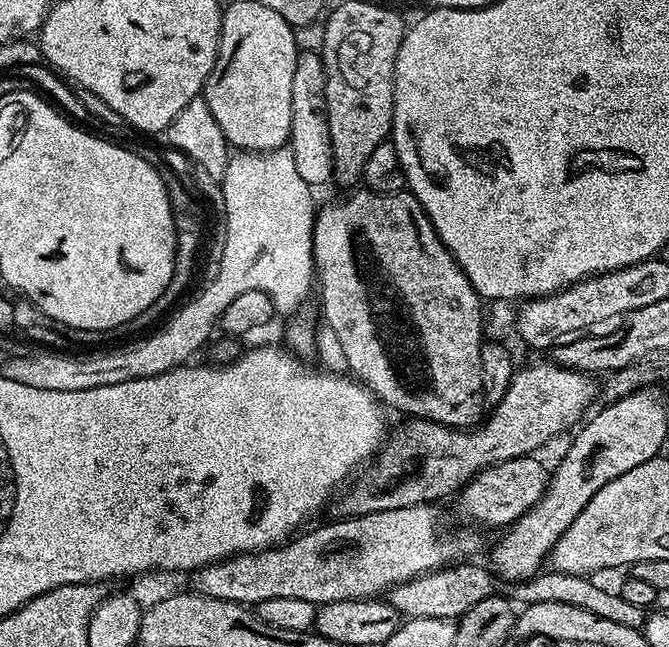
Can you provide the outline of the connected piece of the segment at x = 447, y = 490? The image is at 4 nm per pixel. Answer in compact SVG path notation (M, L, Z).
M555 362L547 363L528 364L521 372L520 369L513 371L510 386L504 397L491 409L492 421L485 428L450 428L446 424L436 424L433 420L423 418L412 418L404 422L408 424L402 425L396 433L391 433L386 450L375 457L374 463L367 469L369 472L344 497L339 497L339 515L347 518L374 514L378 510L402 510L406 506L436 504L446 499L451 492L452 495L459 493L460 489L483 468L491 468L498 462L506 462L519 456L533 455L544 442L549 442L555 436L565 435L570 430L567 428L575 429L585 419L584 411L592 403L597 403L597 381L592 381L595 379L589 373L564 368Z

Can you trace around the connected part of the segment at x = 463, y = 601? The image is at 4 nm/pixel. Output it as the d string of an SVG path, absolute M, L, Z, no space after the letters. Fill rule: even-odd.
M457 562L446 568L439 568L421 576L415 576L401 584L395 584L388 589L386 599L394 610L400 612L401 617L417 620L418 618L438 618L439 620L455 621L464 616L466 610L471 610L482 598L497 595L497 577L491 567L483 568L476 562Z

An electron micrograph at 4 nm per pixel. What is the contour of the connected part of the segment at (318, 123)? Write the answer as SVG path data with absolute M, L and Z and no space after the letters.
M301 51L294 62L294 79L290 86L290 134L287 147L294 154L294 166L302 177L302 182L309 186L324 184L333 179L334 150L330 142L330 122L326 114L326 66L319 51Z

